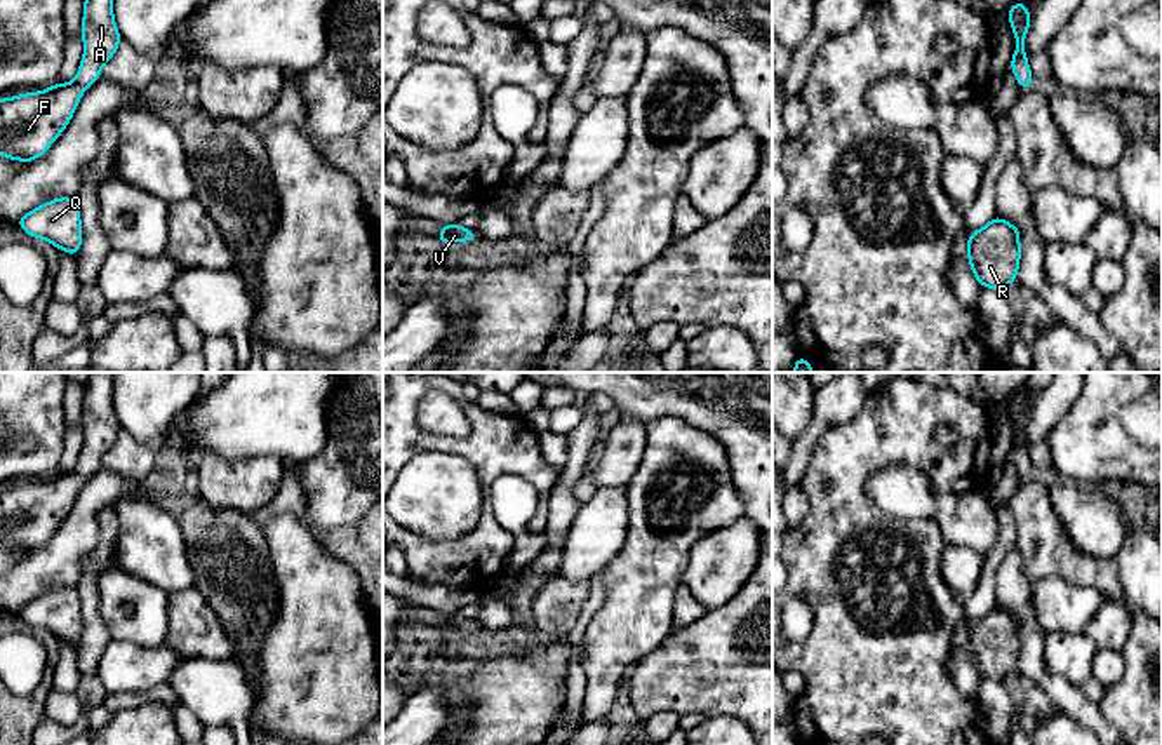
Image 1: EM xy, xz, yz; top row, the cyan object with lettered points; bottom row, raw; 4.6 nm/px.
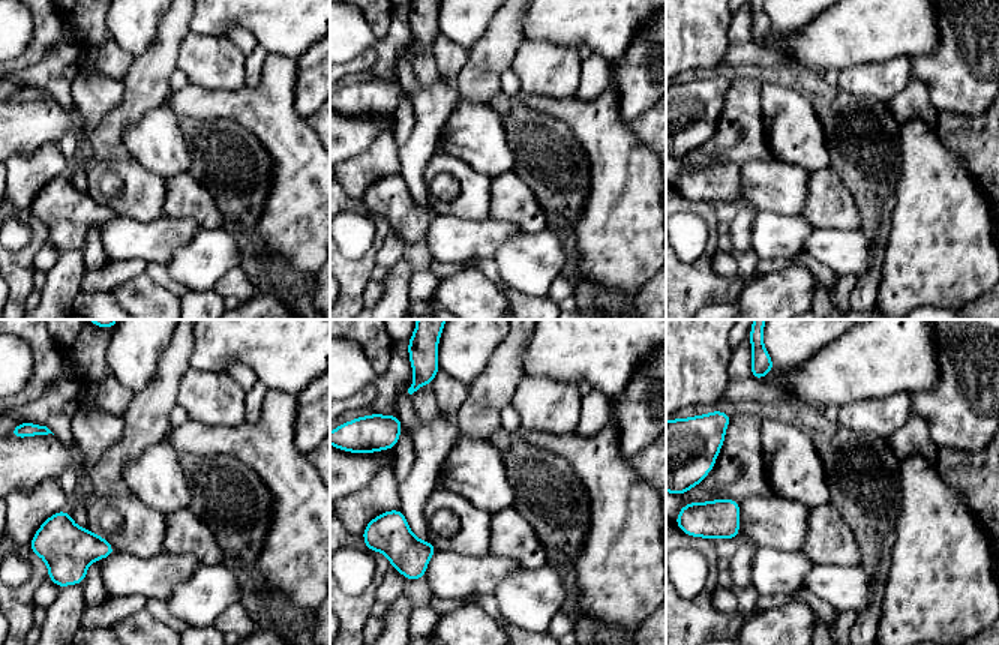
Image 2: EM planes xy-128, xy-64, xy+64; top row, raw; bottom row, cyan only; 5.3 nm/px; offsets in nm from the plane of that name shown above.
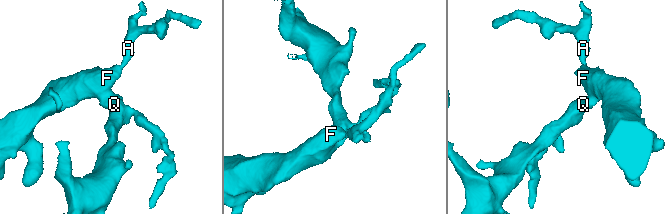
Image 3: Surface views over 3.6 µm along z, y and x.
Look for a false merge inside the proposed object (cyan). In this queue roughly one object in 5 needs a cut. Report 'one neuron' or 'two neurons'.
one neuron

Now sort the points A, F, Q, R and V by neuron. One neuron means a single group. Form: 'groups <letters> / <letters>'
groups A F Q R V

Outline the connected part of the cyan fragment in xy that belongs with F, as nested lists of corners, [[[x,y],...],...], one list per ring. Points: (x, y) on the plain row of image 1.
[[[92,372],[85,383],[83,449],[70,473],[50,473],[42,482],[0,487],[0,545],[9,550],[33,552],[68,517],[87,477],[101,468],[101,458],[115,446],[122,425],[113,407],[117,372]]]

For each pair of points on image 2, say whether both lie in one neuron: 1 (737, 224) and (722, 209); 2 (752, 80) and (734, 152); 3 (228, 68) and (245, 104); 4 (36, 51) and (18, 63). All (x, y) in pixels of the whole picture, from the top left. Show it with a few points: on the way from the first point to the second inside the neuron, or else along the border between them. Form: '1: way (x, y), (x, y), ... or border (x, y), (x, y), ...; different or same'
1: border (738, 203), (738, 212), (729, 224); different
2: way (743, 98), (740, 134); same
3: border (245, 84), (236, 90), (204, 89); different
4: way (32, 54), (23, 60); same

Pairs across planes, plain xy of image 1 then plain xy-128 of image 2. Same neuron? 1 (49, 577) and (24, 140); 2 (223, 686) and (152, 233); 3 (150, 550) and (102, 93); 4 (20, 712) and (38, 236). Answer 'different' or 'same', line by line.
1: different
2: different
3: different
4: same

